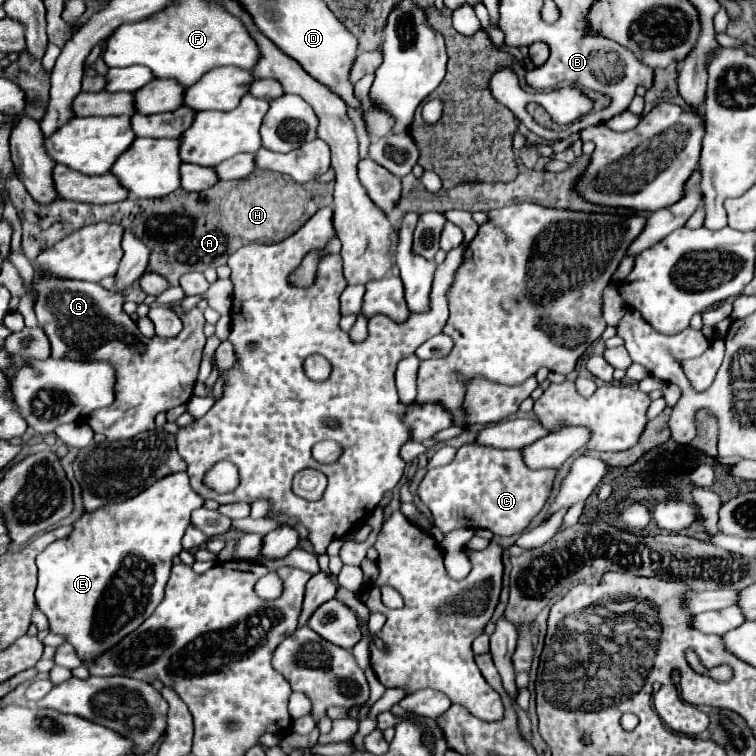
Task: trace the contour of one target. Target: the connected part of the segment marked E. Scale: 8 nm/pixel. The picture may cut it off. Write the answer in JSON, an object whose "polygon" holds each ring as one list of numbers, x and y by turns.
{"polygon":[[173,473,155,481,145,493,139,493,133,499,85,513,73,523,69,537,55,541,37,557,39,585,35,597,39,609,49,619,49,629,65,635,81,659,93,659,105,653,125,635,135,631,163,601,171,561,181,553,181,539,191,523,191,513,203,507,203,501,205,499,189,485,187,473]]}

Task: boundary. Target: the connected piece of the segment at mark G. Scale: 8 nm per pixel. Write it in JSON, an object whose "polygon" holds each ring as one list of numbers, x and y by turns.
{"polygon":[[37,279,37,303,35,313,39,325,45,329,51,341,51,357,69,357,73,361,109,361,117,371,117,385,115,385,115,401,113,405,93,411,87,417,89,427,95,433,107,437,107,441,121,441,131,439,139,433,151,431,155,427,155,415,161,411,169,411,177,405,187,403,193,397,193,385,197,381,197,371,201,363,201,351,205,345,203,333,203,313,199,309,191,309,185,313,181,309,181,301,173,304,173,311,182,319,183,329,177,337,145,337,135,321,123,311,123,295,111,293,103,289,99,283,89,281,67,281,67,279]]}

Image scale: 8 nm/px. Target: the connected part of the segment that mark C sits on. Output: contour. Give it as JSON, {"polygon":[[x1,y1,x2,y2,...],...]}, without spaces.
{"polygon":[[477,443,463,445,445,467,429,469,419,483,419,497,443,533,457,527,489,529,495,535,517,535,541,511,551,493,555,469,529,469,519,449,493,449]]}

